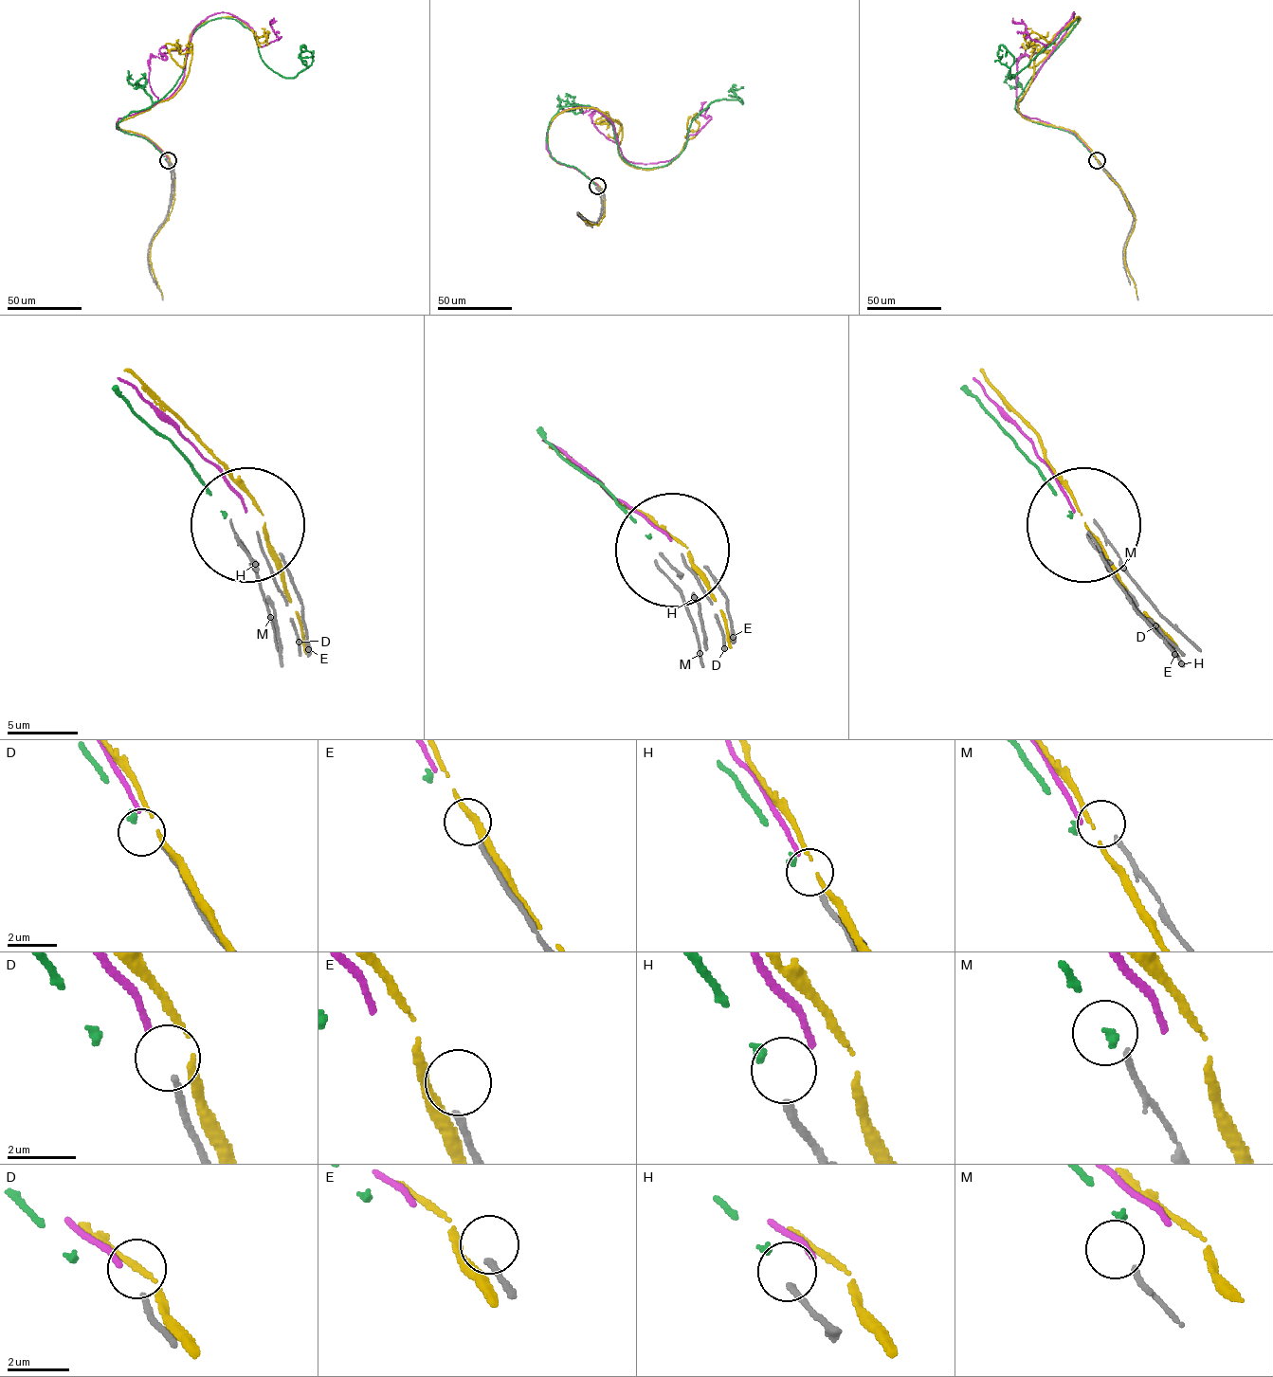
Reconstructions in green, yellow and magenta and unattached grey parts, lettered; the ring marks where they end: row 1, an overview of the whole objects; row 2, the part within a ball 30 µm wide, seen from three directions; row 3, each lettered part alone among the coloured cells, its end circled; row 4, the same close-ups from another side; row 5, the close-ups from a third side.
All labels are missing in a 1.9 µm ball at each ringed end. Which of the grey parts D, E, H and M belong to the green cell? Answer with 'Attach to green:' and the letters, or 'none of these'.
Attach to green: H

